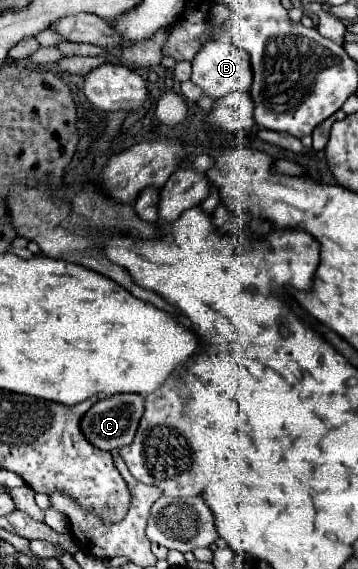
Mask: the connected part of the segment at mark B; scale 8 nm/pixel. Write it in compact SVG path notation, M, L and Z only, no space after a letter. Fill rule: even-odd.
M210 40L206 42L196 58L192 60L192 76L190 80L204 90L206 96L212 100L218 100L230 92L248 92L252 86L252 66L250 66L250 56L240 50L234 42L224 42L224 40Z

